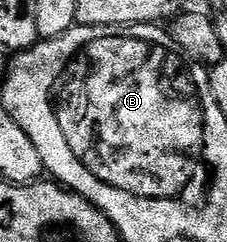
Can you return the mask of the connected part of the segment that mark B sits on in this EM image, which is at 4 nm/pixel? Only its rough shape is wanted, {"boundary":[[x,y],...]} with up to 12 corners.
{"boundary":[[120,36],[70,60],[72,153],[136,197],[199,174],[206,116],[179,56]]}

